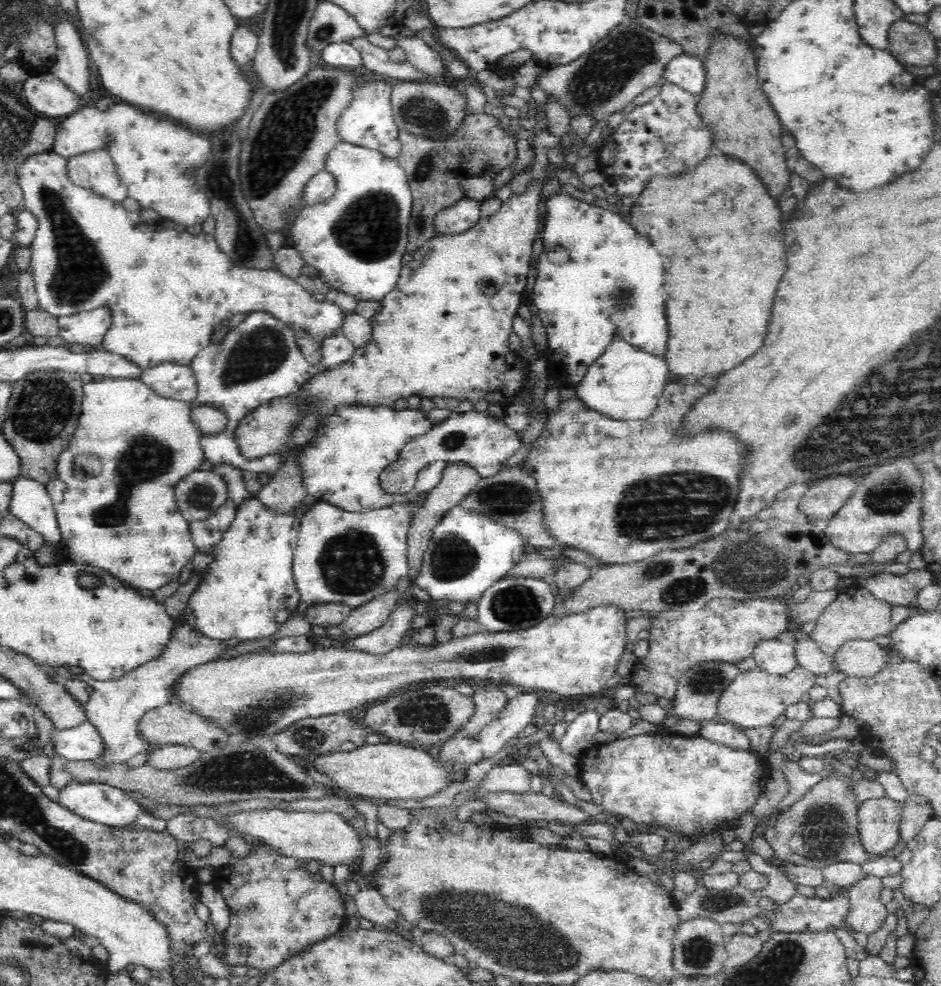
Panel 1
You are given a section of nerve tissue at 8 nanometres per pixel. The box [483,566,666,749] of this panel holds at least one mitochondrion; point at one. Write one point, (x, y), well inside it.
(515, 604)

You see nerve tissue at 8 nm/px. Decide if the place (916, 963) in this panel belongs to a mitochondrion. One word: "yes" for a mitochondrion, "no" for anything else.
no

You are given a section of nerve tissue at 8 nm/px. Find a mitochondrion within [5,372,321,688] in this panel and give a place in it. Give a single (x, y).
(45, 406)

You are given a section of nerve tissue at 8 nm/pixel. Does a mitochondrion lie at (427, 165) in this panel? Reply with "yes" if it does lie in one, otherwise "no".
yes

